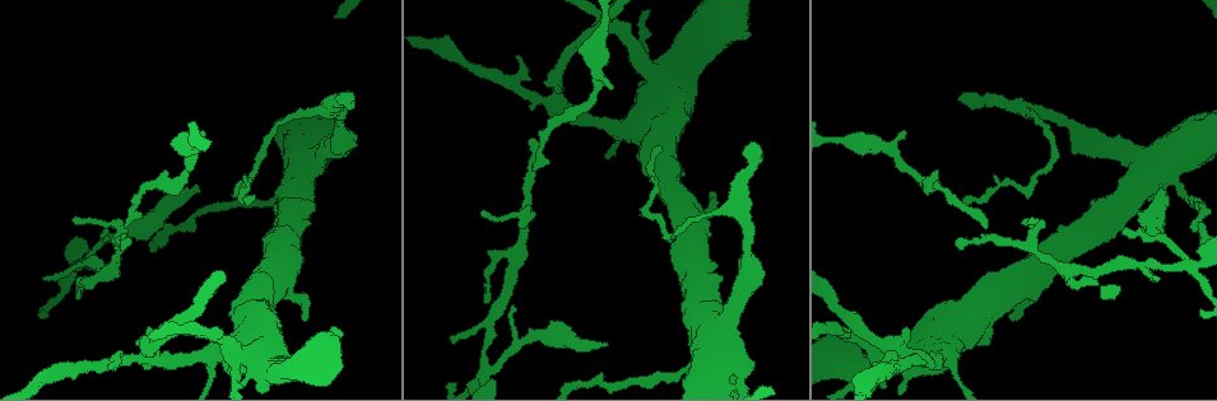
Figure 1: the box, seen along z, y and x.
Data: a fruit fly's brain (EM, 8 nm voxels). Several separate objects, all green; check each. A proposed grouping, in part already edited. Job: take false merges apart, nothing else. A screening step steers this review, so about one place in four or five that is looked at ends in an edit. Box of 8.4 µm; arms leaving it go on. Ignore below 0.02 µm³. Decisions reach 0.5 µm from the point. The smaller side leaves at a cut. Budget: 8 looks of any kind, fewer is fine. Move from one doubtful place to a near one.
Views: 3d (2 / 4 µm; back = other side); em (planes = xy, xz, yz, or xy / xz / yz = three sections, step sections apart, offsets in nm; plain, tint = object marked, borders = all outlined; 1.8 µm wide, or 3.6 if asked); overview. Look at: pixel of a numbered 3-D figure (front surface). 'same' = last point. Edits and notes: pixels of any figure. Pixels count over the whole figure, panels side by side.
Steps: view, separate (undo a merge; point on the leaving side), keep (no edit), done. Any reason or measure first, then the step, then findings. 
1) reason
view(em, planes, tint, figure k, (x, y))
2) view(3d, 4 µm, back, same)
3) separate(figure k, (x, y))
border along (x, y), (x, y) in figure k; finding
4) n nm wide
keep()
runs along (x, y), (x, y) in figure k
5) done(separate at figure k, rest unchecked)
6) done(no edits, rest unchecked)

looks like a crossing
view(em, planes, tint, figure 1, (485, 362))

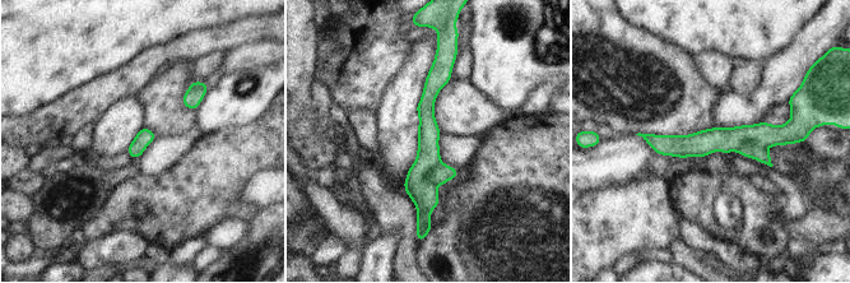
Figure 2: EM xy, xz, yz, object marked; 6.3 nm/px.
separate(figure 2, (439, 175))
border along (440, 161), (426, 174), (436, 188) in figure 2; a second neuron is stuck on

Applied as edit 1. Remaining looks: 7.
redraw
view(overview)

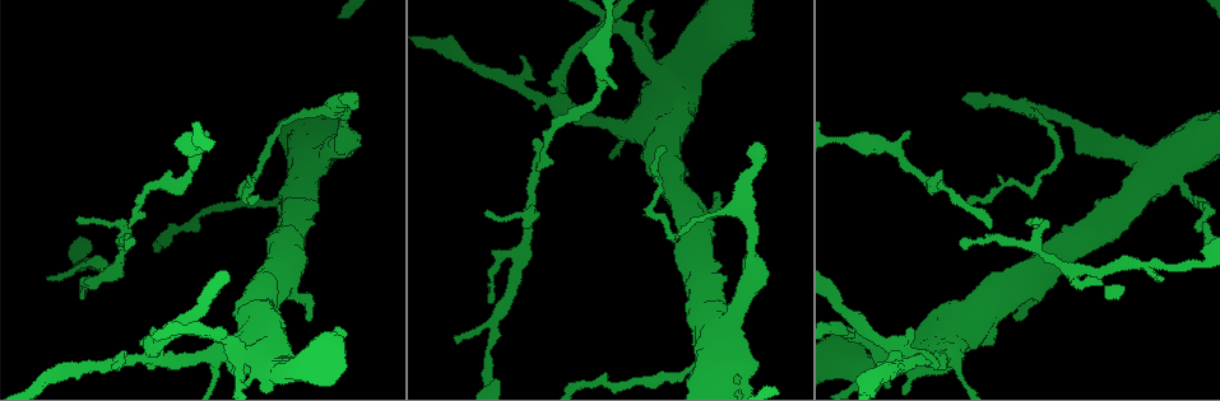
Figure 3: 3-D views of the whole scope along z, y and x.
abrupt turn
view(em, 3.6 µm, xy, step 4, tint, figure 3, (1165, 176))

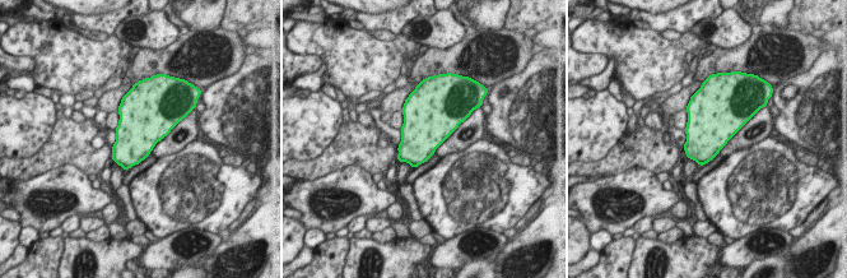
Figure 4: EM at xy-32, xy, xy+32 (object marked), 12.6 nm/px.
another direction
view(em, 3.6 µm, planes, tint, same)

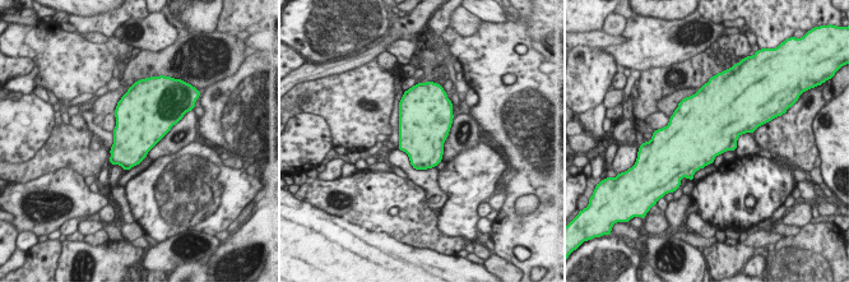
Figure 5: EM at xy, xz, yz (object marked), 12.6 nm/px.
keep()
continuous, no second neuron

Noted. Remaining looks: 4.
two arms in line, one across
view(em, planes, tint, figure 3, (556, 103))

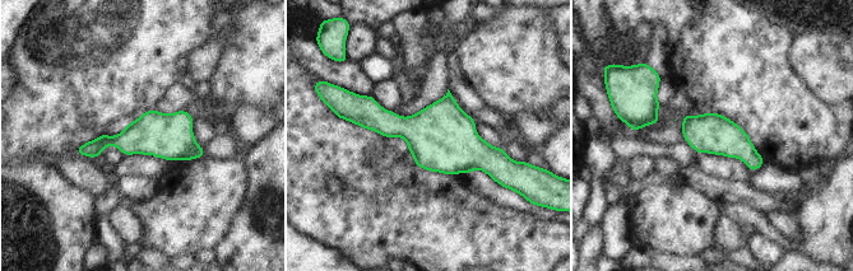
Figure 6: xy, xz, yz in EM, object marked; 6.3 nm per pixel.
keep()
runs along (80, 150), (175, 140), (199, 154) in figure 6; continuous, no second neuron

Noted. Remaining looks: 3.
done(separate at figure 2, rest unchecked)

